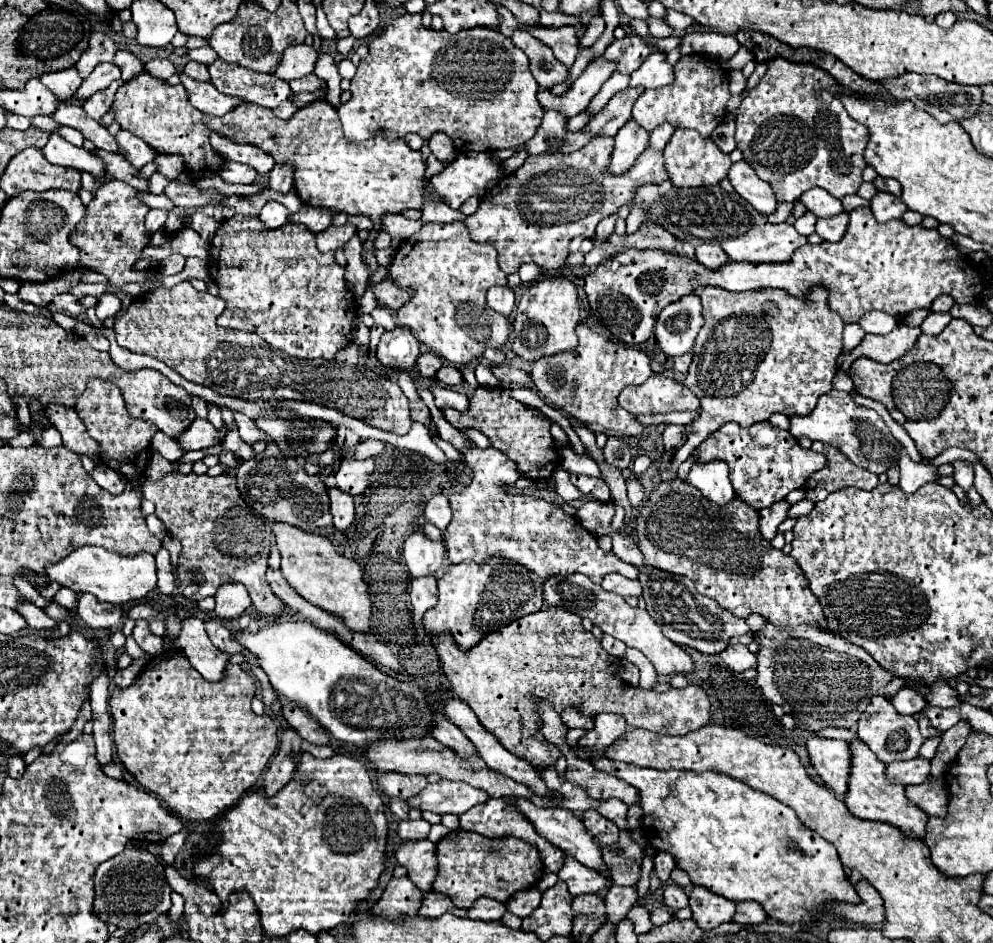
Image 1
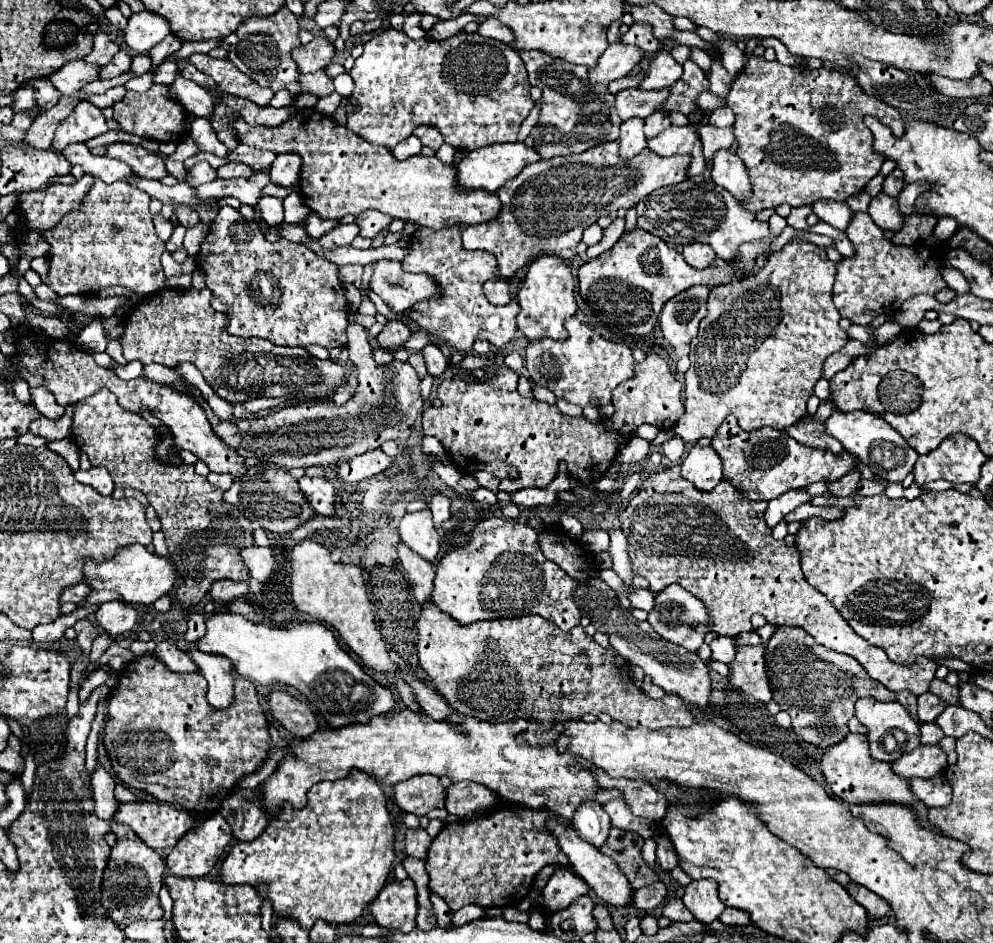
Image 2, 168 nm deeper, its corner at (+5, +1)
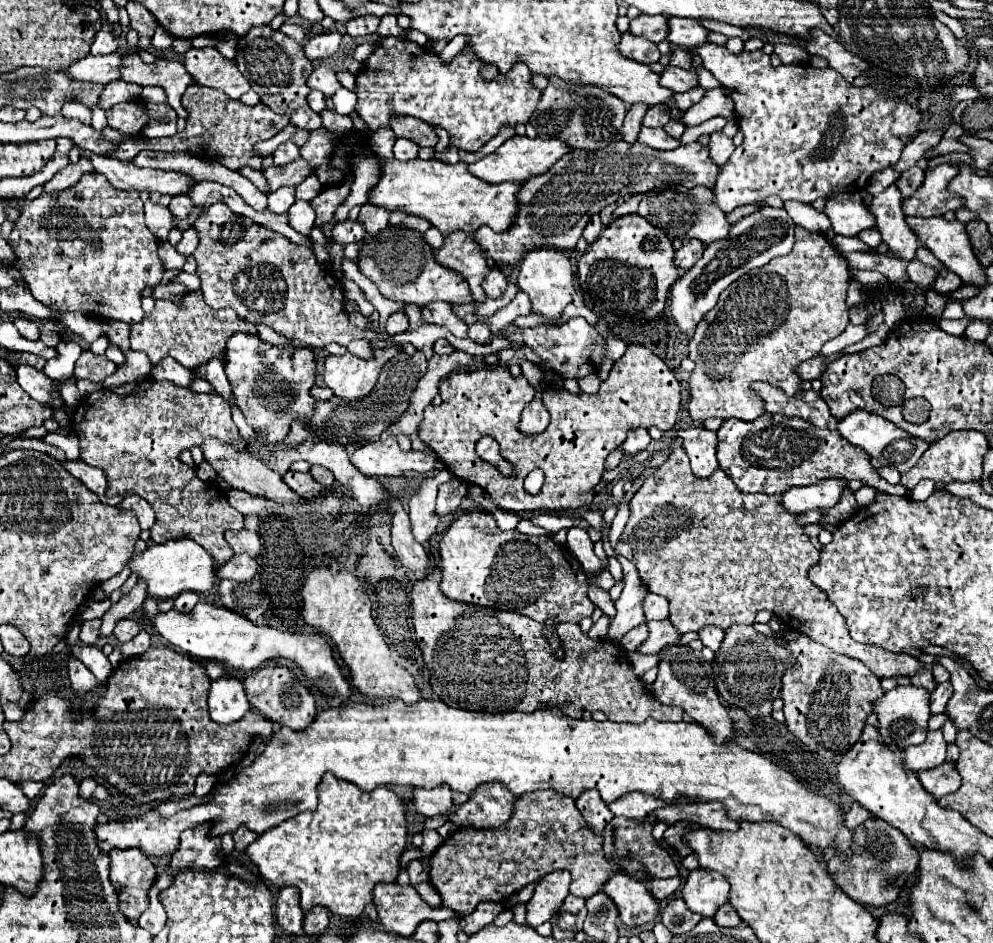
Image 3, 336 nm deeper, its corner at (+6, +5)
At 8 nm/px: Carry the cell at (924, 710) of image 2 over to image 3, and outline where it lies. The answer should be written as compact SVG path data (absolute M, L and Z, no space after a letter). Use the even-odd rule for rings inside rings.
M939 683L937 689L931 693L931 699L929 699L929 709L931 709L931 715L937 715L937 713L945 713L945 707L947 707L947 701L951 699L953 695L953 687L951 683Z

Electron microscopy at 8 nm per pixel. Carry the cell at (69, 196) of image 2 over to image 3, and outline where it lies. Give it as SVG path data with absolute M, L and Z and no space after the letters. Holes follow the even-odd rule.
M81 157L79 163L75 165L67 165L65 169L61 169L51 181L47 181L43 185L43 193L61 193L67 191L71 187L75 187L79 183L79 179L91 171L91 163L87 161L87 157Z

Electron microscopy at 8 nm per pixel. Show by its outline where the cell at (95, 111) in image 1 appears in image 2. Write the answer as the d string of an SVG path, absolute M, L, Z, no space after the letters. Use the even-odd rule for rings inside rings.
M80 101L74 111L58 125L52 147L60 151L70 143L86 143L106 131L108 127L102 111L90 101Z

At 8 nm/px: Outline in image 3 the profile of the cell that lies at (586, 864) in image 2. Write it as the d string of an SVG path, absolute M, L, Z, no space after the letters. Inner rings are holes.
M615 873L601 889L613 899L625 925L645 925L657 915L657 901L651 897L647 883L625 873Z

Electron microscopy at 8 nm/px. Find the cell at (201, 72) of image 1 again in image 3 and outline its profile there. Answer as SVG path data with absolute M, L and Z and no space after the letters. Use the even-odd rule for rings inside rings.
M193 83L185 89L183 97L181 97L183 107L189 111L187 117L187 127L183 133L177 133L173 137L165 137L165 145L159 145L159 139L151 139L149 143L139 143L139 141L123 141L113 153L111 157L119 157L123 161L131 161L135 157L135 153L143 151L143 149L155 149L155 151L185 151L191 155L199 155L199 157L207 157L207 159L215 159L221 161L221 165L227 165L229 169L237 171L241 167L253 167L253 169L261 169L263 163L261 159L253 153L253 145L257 141L263 139L271 139L273 135L277 135L283 127L289 125L289 117L287 113L275 113L271 111L267 105L259 103L255 107L247 107L237 99L227 97L223 91L219 89L211 89L199 83Z

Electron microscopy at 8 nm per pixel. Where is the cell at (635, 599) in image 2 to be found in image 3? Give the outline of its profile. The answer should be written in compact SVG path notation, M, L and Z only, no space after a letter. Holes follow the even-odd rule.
M647 593L643 599L643 611L647 619L667 619L669 617L669 601L655 593Z

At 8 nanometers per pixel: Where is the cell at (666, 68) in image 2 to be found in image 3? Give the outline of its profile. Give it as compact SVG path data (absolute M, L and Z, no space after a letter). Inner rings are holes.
M667 65L665 71L661 73L659 85L667 87L671 91L687 91L687 89L697 87L697 73L695 73L695 69L693 71L685 71L681 67Z

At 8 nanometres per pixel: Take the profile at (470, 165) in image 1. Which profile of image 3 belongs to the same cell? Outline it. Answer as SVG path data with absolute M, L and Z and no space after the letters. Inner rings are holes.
M511 137L507 139L497 151L485 155L483 159L475 161L469 165L469 171L487 181L487 183L503 183L503 181L525 181L533 175L539 175L539 173L545 173L559 157L563 157L563 153L567 153L571 149L567 149L567 145L563 145L563 141L555 141L555 139L541 139L541 137L535 137L535 139L529 139L529 137Z

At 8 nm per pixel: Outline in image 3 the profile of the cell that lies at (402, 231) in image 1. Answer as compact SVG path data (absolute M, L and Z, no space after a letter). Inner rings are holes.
M363 205L357 221L365 227L365 231L369 235L375 235L389 225L389 211L387 209L377 209L375 205Z

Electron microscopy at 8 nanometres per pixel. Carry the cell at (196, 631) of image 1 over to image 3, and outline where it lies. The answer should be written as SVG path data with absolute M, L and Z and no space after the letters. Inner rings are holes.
M223 675L211 681L209 713L213 721L227 725L231 721L239 721L249 709L251 705L245 697L245 687L243 683L239 683L237 677Z

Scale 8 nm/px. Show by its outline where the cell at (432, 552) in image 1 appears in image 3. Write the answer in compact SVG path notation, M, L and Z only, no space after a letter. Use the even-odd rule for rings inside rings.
M447 469L439 471L435 477L429 477L423 481L419 491L409 501L409 519L411 519L411 531L413 537L419 543L425 543L431 539L431 535L437 531L439 515L435 513L435 497L437 487L445 481L453 481L455 475Z

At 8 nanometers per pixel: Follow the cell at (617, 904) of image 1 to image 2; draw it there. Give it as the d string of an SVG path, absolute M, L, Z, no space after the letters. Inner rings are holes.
M662 881L658 883L652 883L648 887L642 887L634 893L634 901L632 905L638 907L638 909L644 909L644 911L650 911L654 907L658 907L662 901L666 899L666 885Z

